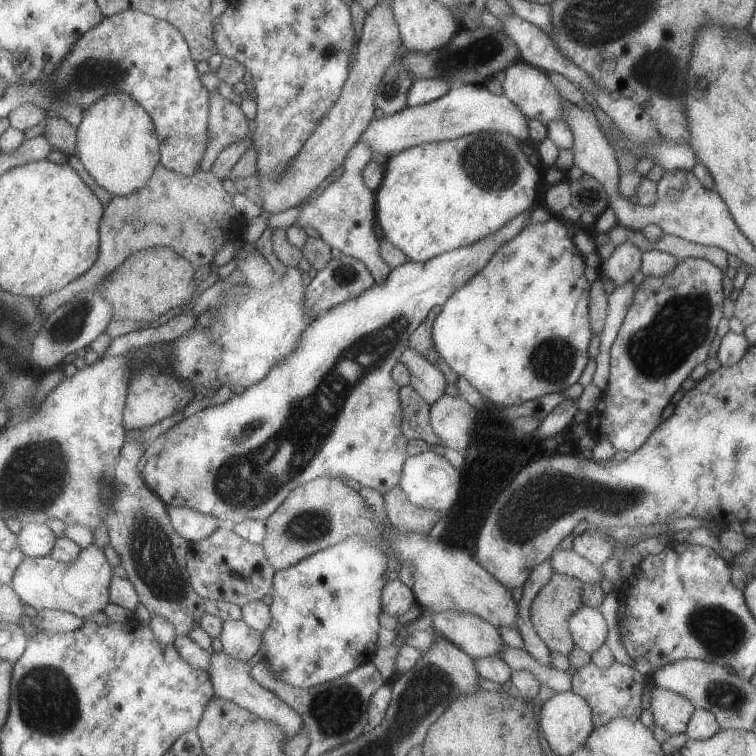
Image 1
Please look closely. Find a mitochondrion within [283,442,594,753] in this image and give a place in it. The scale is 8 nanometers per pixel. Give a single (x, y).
(334, 711)

